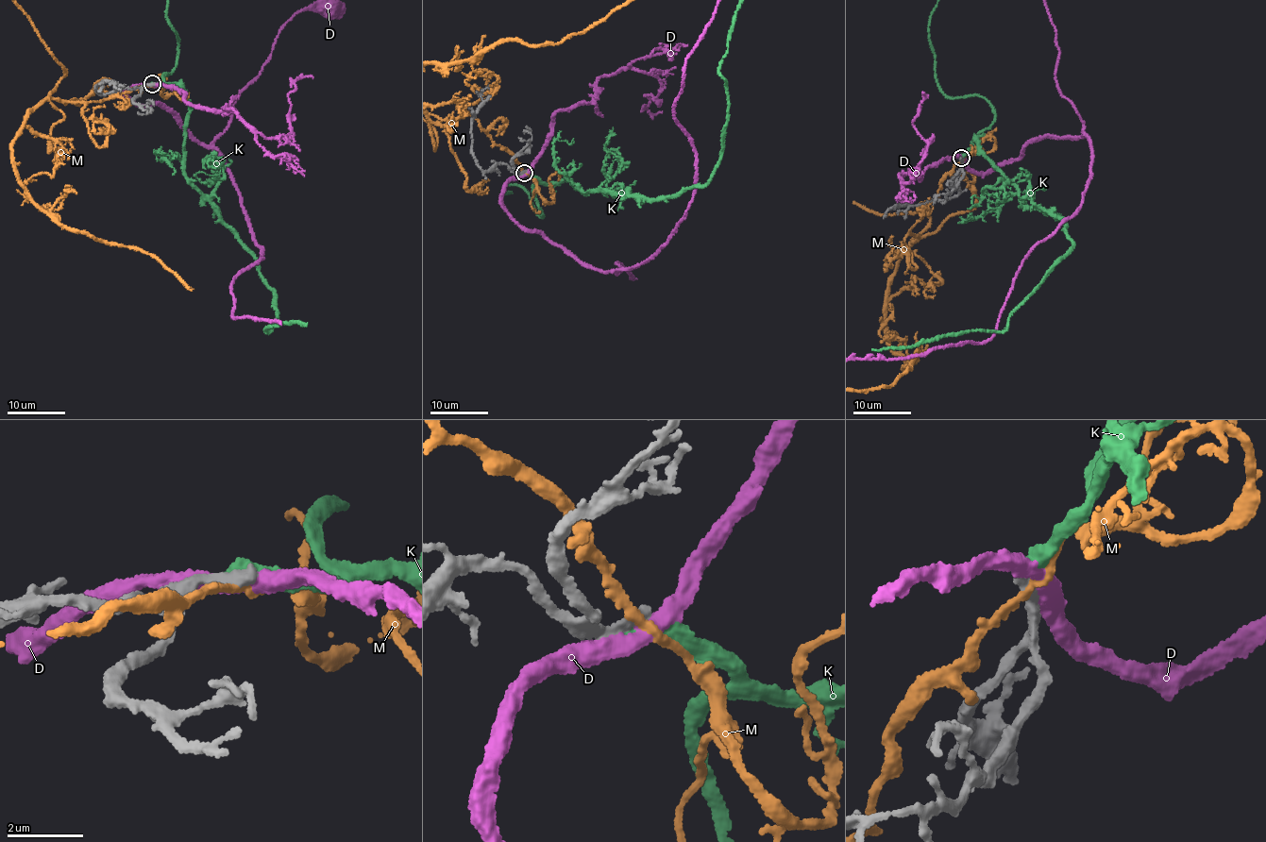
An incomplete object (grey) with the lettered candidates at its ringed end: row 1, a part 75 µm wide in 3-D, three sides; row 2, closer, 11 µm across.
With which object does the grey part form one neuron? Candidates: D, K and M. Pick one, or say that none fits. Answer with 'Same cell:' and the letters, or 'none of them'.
Same cell: K

